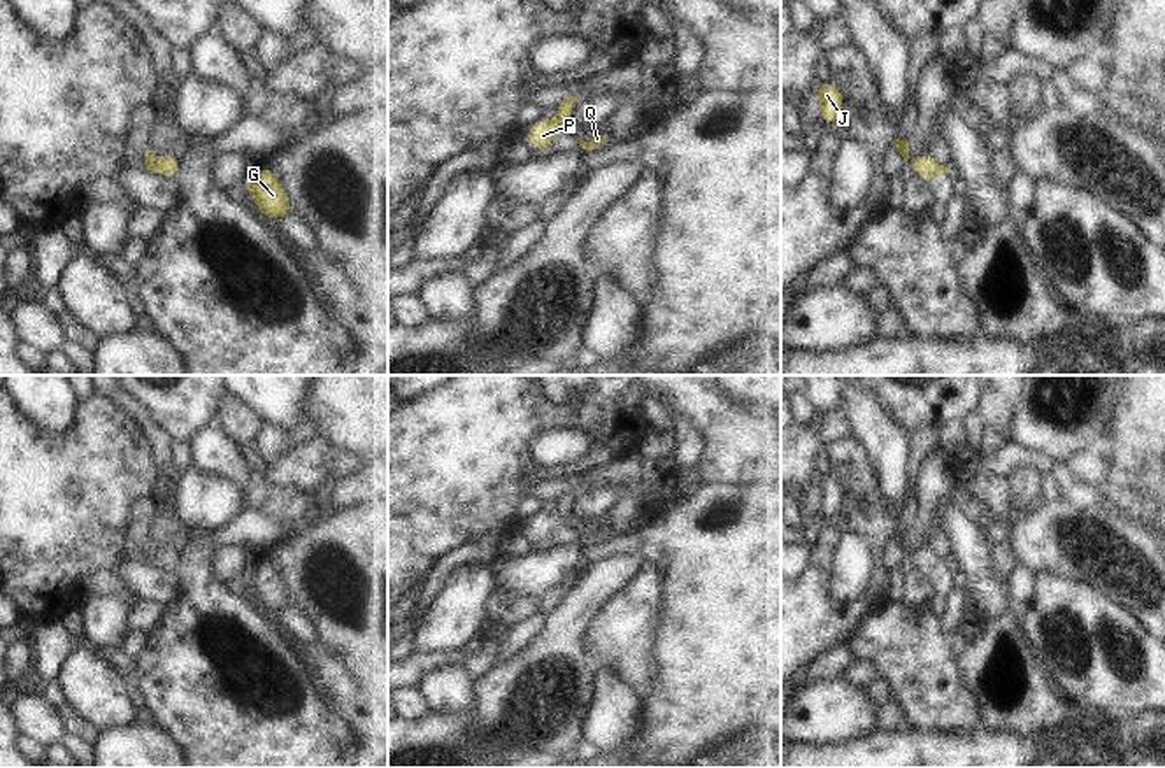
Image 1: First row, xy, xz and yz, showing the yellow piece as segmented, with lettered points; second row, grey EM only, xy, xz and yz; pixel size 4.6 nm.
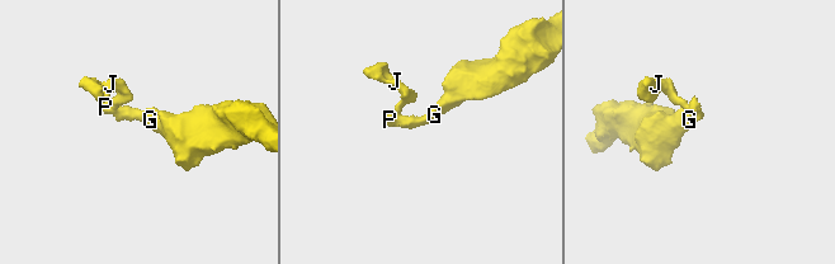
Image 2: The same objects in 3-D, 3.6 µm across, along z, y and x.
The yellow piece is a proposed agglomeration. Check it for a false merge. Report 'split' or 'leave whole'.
leave whole

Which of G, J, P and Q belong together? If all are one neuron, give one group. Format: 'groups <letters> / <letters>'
groups G J P Q

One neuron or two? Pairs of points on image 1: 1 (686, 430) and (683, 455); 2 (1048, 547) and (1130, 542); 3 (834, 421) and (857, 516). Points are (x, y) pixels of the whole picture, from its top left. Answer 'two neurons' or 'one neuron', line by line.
1: one neuron
2: one neuron
3: two neurons

